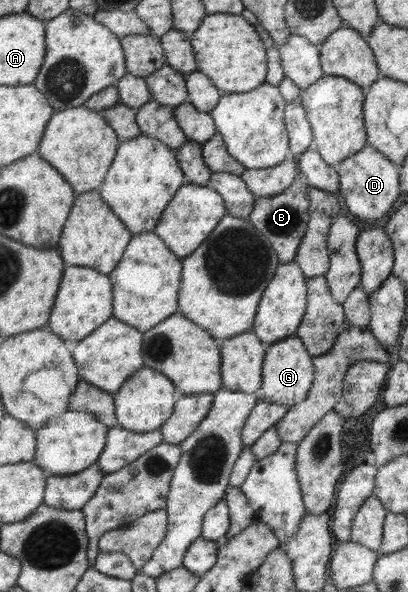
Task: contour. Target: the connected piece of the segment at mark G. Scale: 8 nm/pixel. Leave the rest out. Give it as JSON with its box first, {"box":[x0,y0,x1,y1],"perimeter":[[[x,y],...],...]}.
{"box":[262,336,315,405],"perimeter":[[[297,336],[268,344],[262,370],[262,388],[267,400],[282,405],[298,405],[306,400],[315,380],[314,355],[307,350],[306,343]]]}

